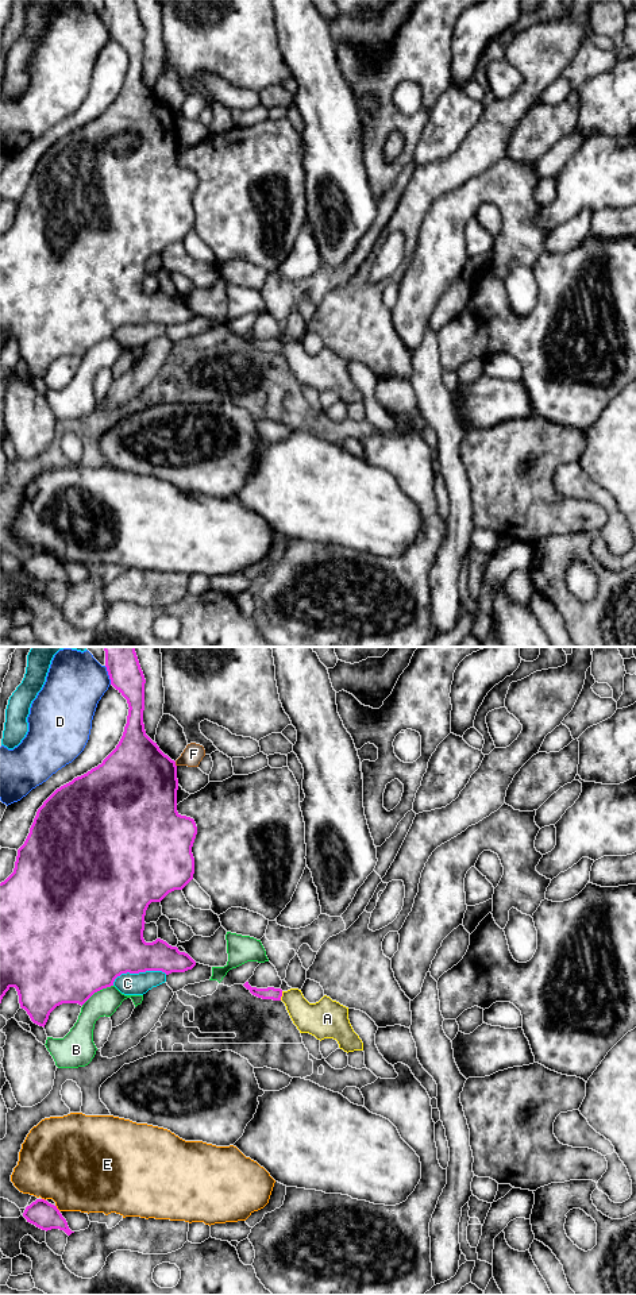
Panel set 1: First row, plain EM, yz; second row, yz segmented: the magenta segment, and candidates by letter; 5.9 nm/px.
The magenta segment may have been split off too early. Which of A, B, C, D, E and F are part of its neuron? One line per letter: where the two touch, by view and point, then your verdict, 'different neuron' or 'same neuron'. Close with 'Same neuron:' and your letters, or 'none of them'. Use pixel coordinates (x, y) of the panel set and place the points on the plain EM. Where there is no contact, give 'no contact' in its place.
A: yz (281, 347) | same neuron
B: yz (96, 343) | different neuron
C: yz (138, 324) | different neuron
D: yz (108, 26) | different neuron
E: yz (56, 559) | different neuron
F: yz (174, 116) | different neuron
Same neuron: A

